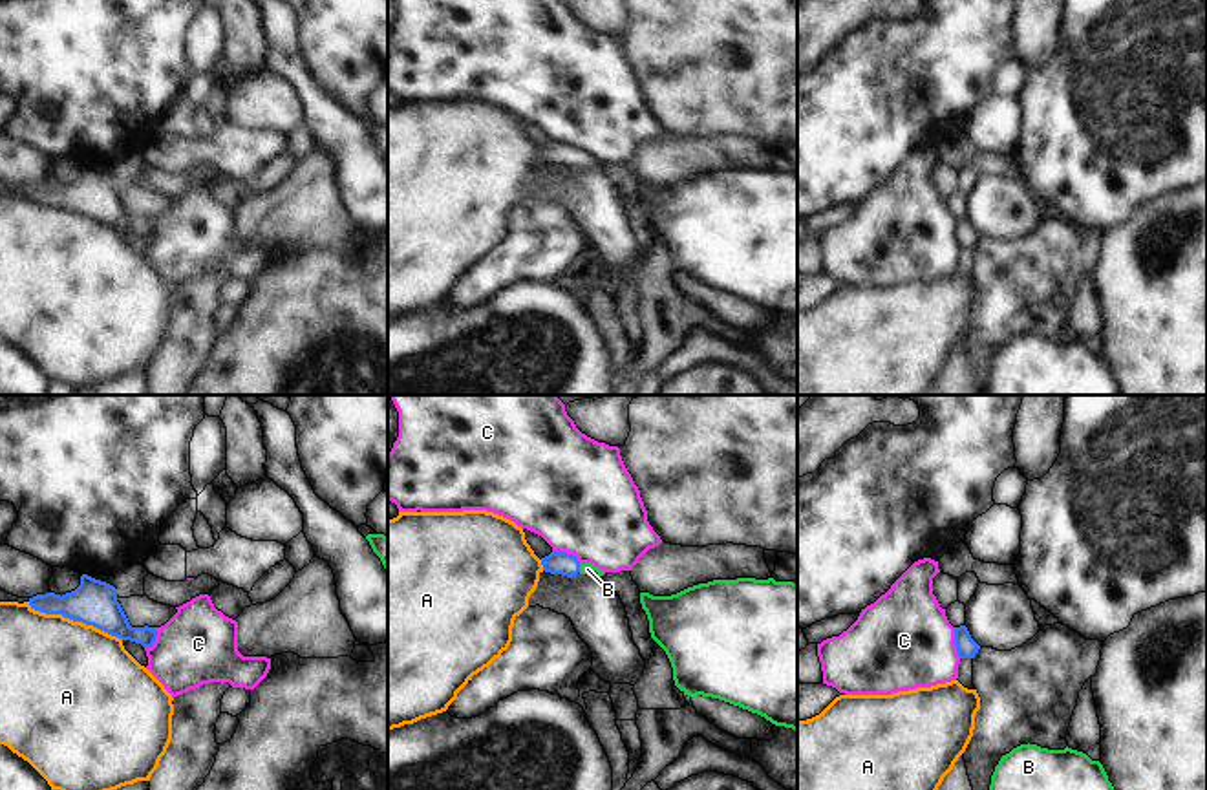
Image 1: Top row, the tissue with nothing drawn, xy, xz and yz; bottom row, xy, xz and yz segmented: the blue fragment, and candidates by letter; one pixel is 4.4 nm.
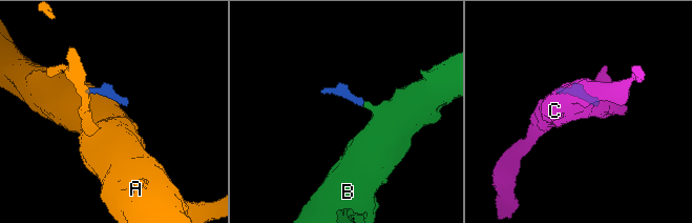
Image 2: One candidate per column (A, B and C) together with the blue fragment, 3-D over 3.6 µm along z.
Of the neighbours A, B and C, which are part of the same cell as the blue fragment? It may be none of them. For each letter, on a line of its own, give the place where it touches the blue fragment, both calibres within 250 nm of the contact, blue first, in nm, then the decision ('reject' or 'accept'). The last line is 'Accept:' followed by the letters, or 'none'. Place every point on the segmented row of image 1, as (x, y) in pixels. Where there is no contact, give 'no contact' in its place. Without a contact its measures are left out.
A: xy (75, 620) | 200/500 nm | reject
B: xz (578, 567) | 100/50 nm | accept
C: xz (566, 553) | 100/480 nm | reject
Accept: B

